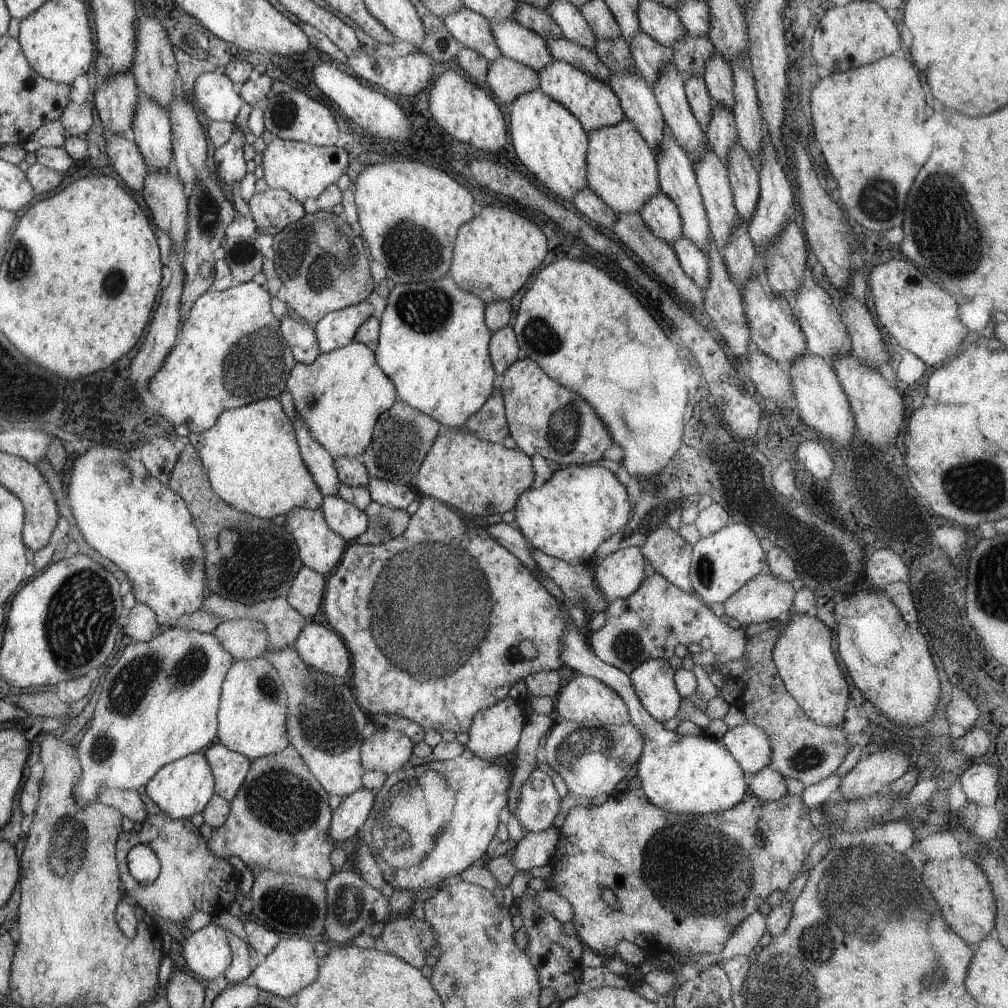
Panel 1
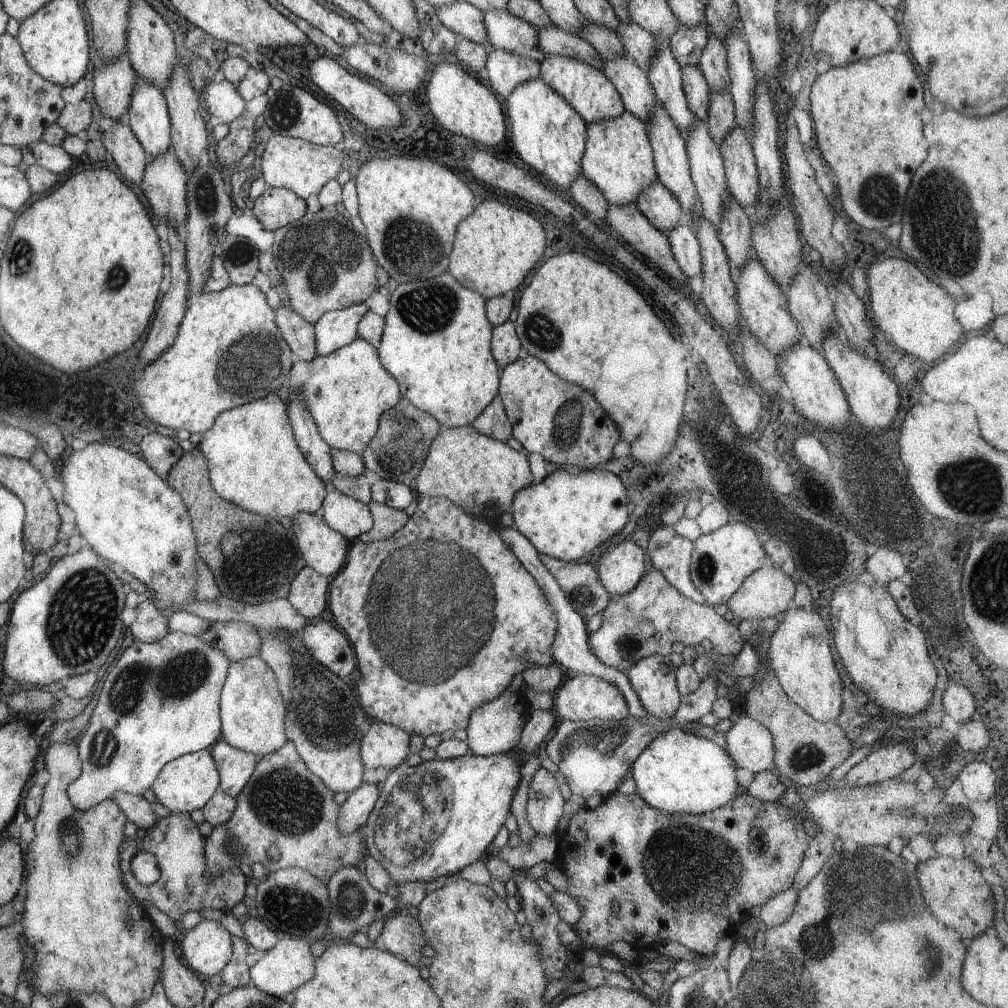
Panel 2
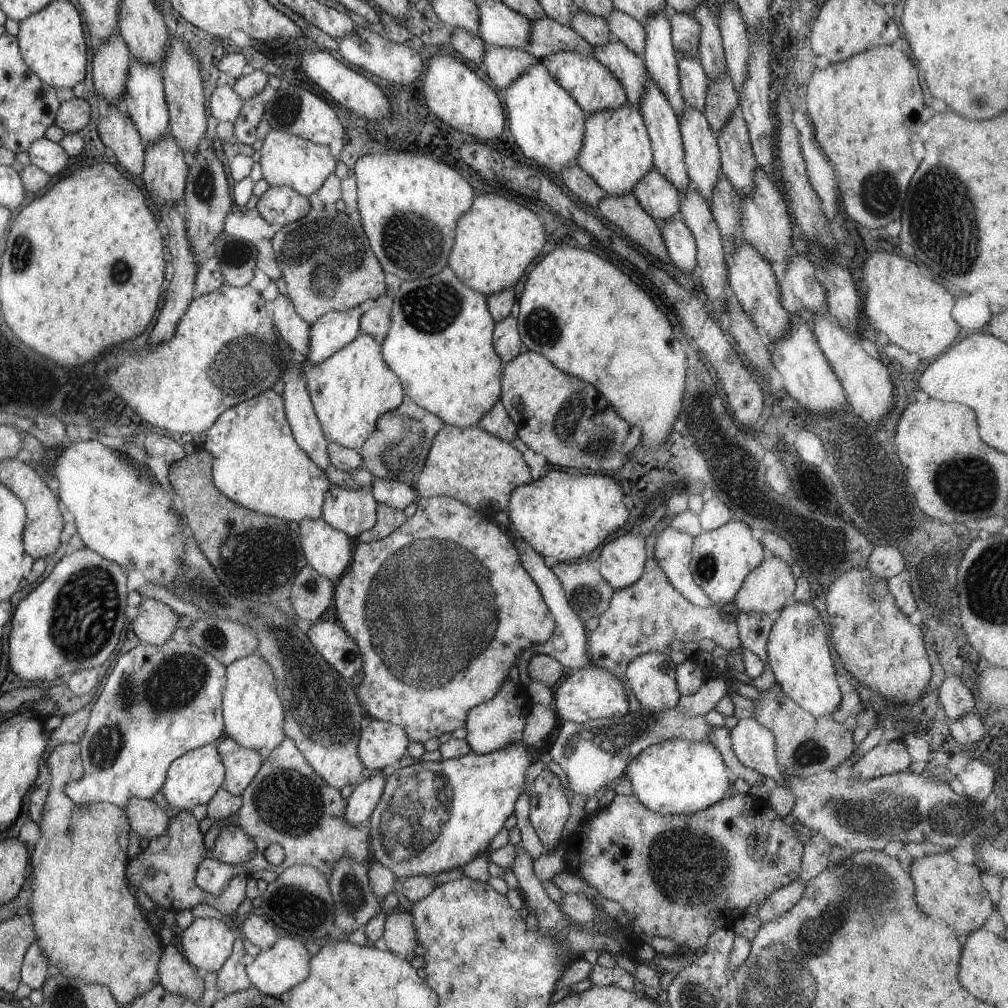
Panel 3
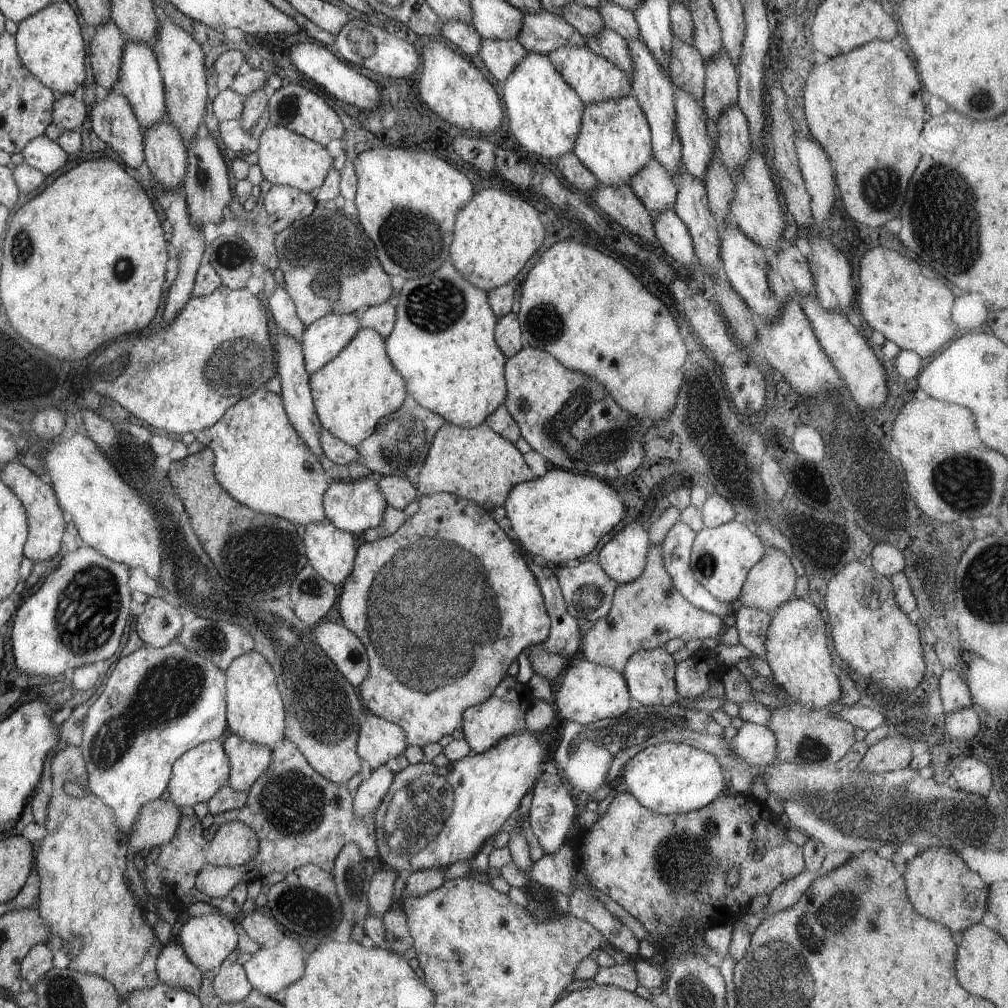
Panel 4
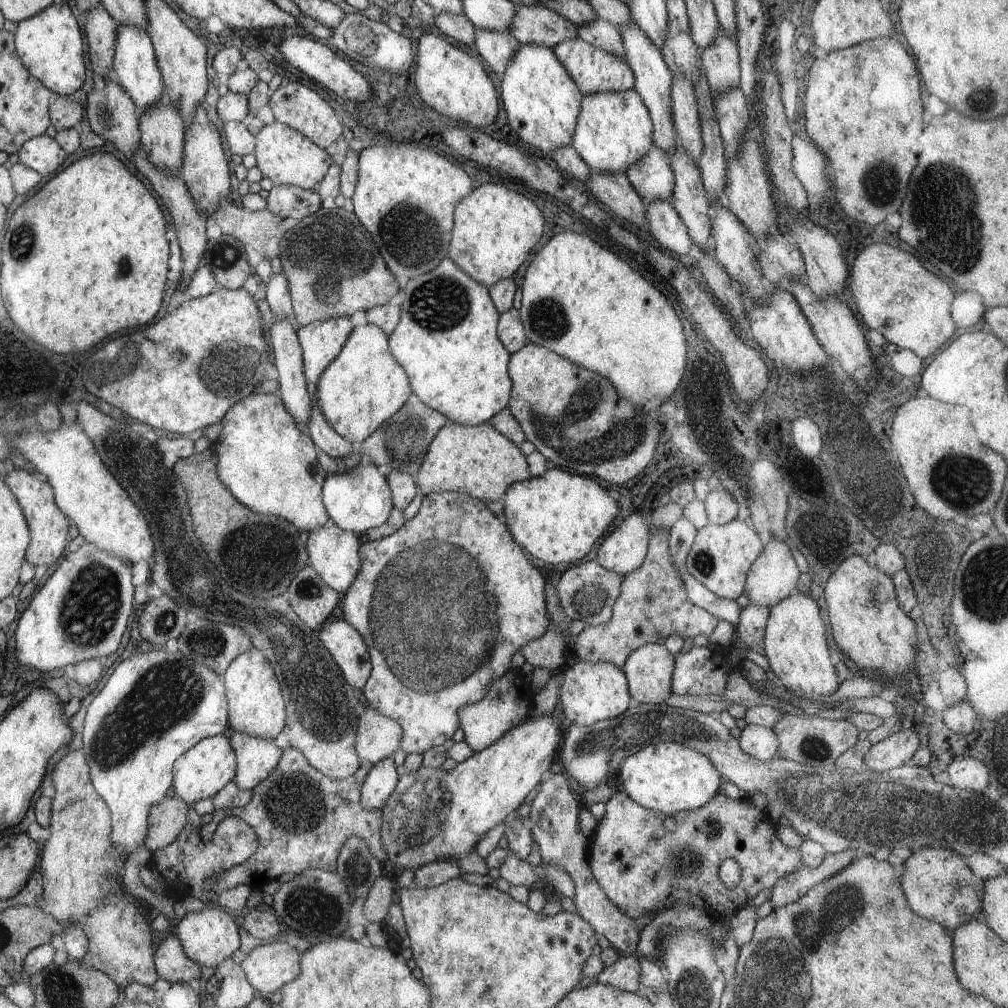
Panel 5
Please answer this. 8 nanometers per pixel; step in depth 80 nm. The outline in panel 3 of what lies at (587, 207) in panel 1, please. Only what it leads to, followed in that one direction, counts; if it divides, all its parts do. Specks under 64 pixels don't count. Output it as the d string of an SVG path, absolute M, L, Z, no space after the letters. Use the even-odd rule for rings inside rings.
M578 164L562 172L561 182L566 184L568 190L588 206L596 208L598 203L605 197L605 192L594 182L594 179L584 172Z

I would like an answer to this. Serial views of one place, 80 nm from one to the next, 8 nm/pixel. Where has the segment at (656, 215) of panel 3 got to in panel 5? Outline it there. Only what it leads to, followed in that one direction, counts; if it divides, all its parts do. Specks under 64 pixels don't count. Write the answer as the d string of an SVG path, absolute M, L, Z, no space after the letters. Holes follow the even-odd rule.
M652 147L625 170L634 190L647 205L671 200L675 178L671 160L659 148Z

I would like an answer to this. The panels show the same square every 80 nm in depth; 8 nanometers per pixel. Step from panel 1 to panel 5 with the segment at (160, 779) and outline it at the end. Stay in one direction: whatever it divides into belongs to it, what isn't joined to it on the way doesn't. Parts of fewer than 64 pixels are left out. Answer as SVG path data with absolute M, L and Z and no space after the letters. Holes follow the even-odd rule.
M230 732L202 739L178 758L174 765L174 792L187 805L192 806L198 800L213 798L223 786L233 780L237 770L237 755L233 751L229 735Z

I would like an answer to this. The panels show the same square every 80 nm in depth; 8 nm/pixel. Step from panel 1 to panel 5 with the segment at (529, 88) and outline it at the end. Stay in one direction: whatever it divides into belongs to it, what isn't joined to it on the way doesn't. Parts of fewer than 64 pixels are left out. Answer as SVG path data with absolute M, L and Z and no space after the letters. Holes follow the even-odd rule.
M484 29L475 30L474 48L482 63L496 74L505 74L509 62L521 44L510 33L499 33Z

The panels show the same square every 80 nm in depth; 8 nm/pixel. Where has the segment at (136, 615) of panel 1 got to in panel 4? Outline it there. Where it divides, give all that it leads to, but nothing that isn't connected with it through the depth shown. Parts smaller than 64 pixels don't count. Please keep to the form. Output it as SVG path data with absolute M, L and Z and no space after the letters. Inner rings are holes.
M148 596L144 612L137 616L134 630L146 645L168 646L183 627L183 611L161 597Z

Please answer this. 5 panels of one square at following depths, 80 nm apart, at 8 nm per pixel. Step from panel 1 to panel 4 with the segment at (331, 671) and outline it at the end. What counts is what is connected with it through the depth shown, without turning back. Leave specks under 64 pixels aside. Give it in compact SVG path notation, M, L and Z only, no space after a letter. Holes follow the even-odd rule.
M323 622L314 627L314 638L344 678L358 688L369 671L365 646L358 635L343 624Z

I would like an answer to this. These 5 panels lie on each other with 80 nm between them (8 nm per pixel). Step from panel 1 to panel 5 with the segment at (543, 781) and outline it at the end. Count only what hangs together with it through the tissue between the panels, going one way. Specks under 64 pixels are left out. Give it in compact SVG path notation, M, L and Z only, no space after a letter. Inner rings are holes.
M555 774L552 778L540 782L540 791L536 793L534 800L532 800L531 812L527 822L530 825L531 835L533 840L538 843L538 848L544 863L552 863L560 868L566 869L575 884L575 895L573 898L576 906L576 913L578 913L592 928L598 933L602 934L611 946L622 956L634 955L637 951L637 942L639 934L636 926L636 920L628 918L607 896L600 888L598 882L595 881L594 875L588 866L588 838L586 838L579 830L579 814L583 805L579 801L579 794L574 788L573 782L564 774Z

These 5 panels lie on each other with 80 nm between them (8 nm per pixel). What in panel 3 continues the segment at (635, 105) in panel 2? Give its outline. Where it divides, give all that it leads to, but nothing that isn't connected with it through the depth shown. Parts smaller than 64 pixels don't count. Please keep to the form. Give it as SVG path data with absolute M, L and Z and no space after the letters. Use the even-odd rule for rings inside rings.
M614 38L603 47L593 48L593 56L620 82L625 90L627 102L630 105L638 105L647 79L643 57L634 54Z

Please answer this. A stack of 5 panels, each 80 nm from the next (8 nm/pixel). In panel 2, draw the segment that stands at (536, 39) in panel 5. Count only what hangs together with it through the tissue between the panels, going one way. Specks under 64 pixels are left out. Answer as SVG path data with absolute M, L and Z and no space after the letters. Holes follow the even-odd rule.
M556 26L542 27L537 30L537 33L539 49L545 55L578 59L602 70L603 60L600 53L586 40Z

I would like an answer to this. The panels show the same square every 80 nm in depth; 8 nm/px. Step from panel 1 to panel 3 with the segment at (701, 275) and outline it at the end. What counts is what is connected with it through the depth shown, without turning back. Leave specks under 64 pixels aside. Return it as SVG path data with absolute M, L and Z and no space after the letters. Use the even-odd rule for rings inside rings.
M679 216L672 217L660 228L671 262L682 272L697 272L697 244L694 235Z

